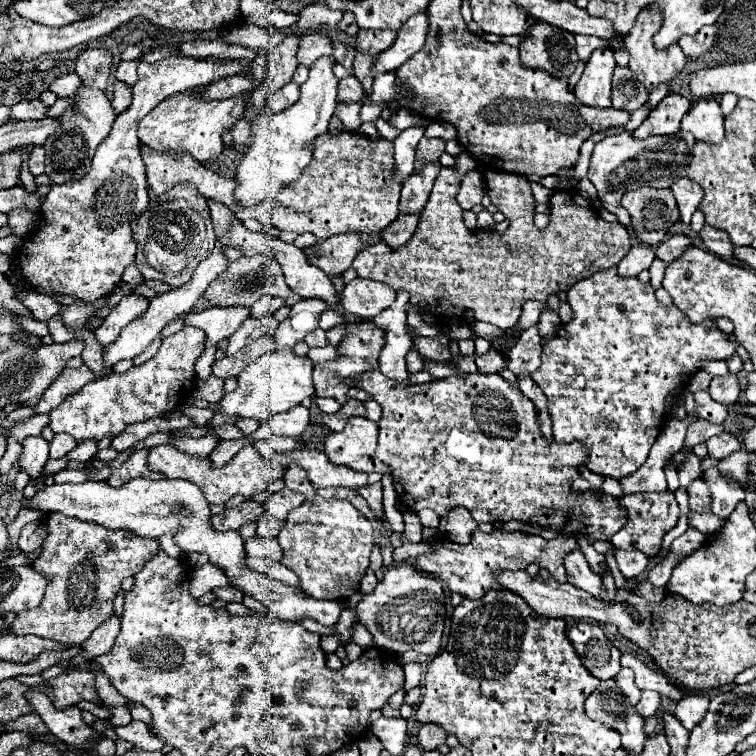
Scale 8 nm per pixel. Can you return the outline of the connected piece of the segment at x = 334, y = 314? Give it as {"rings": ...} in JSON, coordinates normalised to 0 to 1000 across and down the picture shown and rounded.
{"rings":[[[431,410],[423,418],[422,433],[433,438],[451,426],[456,426],[456,418],[451,418],[446,410]]]}

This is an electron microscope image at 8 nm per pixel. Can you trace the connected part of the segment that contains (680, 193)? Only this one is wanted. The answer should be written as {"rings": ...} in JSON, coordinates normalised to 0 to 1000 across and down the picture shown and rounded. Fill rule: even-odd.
{"rings":[[[898,235],[896,241],[888,243],[888,254],[896,262],[896,272],[901,280],[901,294],[911,296],[917,280],[922,278],[925,267],[930,265],[930,251],[925,243],[919,243],[911,235]]]}

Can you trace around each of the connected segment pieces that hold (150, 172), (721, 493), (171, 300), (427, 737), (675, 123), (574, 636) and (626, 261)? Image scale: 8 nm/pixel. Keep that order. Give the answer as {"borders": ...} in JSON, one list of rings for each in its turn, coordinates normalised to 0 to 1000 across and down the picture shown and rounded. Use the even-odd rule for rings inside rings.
{"borders":[[[[187,193],[187,206],[189,206],[189,214],[194,220],[194,241],[197,241],[197,249],[205,254],[205,257],[216,257],[221,254],[224,249],[234,246],[234,243],[242,243],[242,241],[250,241],[255,243],[266,259],[271,262],[282,262],[282,265],[290,265],[295,267],[303,278],[308,278],[313,270],[308,270],[308,249],[311,249],[311,238],[306,235],[292,235],[287,233],[284,228],[279,228],[276,222],[271,222],[266,214],[250,209],[250,206],[239,206],[239,209],[229,209],[226,204],[210,204],[210,201],[202,201],[197,198],[197,193]]],[[[946,619],[934,622],[930,635],[935,638],[935,643],[943,651],[940,677],[954,685],[962,685],[970,677],[970,672],[985,661],[985,651],[983,651],[980,640],[975,640],[972,632],[958,628]],[[933,630],[939,635],[935,635]]],[[[287,317],[287,320],[284,320],[284,328],[282,328],[282,333],[279,333],[279,339],[271,341],[271,344],[258,354],[258,360],[255,360],[255,365],[253,365],[253,370],[250,370],[247,376],[242,376],[239,381],[231,381],[231,384],[226,384],[226,386],[210,389],[208,394],[202,394],[202,397],[197,399],[194,413],[192,413],[189,418],[179,421],[173,429],[168,429],[168,431],[160,437],[160,442],[155,444],[155,450],[152,450],[149,455],[144,455],[144,458],[136,460],[136,466],[139,466],[139,481],[149,484],[149,481],[155,481],[157,476],[184,471],[184,468],[202,452],[202,447],[221,431],[221,426],[226,426],[226,423],[234,421],[237,415],[250,413],[250,410],[261,402],[261,397],[269,392],[269,386],[274,384],[274,378],[276,378],[290,362],[295,362],[295,360],[300,357],[303,344],[300,344],[295,328],[298,328],[298,323],[295,323],[292,317]]],[[[560,958],[552,976],[554,976],[554,987],[560,992],[575,992],[581,984],[589,981],[591,971],[586,963],[578,963],[575,958]]],[[[882,124],[856,153],[856,159],[837,175],[843,183],[880,180],[898,172],[901,156],[914,143],[914,135],[901,124]]],[[[761,823],[750,828],[750,844],[787,897],[806,899],[819,889],[821,862],[803,847],[790,823]]],[[[840,323],[835,325],[832,336],[819,347],[816,357],[821,360],[821,365],[843,365],[848,357],[858,354],[864,344],[866,344],[866,328]]]]}

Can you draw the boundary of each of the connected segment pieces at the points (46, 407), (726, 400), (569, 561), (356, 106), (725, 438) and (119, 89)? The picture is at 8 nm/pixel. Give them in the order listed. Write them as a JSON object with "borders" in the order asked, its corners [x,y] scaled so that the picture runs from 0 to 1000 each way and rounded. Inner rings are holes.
{"borders":[[[[86,487],[78,500],[60,516],[57,526],[52,534],[46,534],[44,540],[49,542],[49,548],[57,545],[67,545],[70,540],[75,540],[91,521],[104,519],[115,505],[126,503],[123,492],[118,492],[118,487]]],[[[970,495],[946,497],[946,500],[940,503],[938,521],[940,521],[940,526],[943,526],[946,532],[954,532],[954,534],[959,534],[959,537],[975,534],[978,521],[980,521],[980,511],[978,511],[975,497],[970,497]]],[[[761,725],[747,735],[747,754],[750,754],[750,770],[758,772],[761,778],[769,778],[779,783],[782,788],[792,788],[798,780],[795,762],[784,759],[769,725]]],[[[472,132],[472,135],[462,135],[462,138],[446,138],[446,146],[443,146],[443,153],[451,159],[451,164],[464,172],[464,175],[472,175],[478,161],[475,161],[475,146],[480,140],[480,132]]],[[[956,571],[956,574],[951,574],[951,577],[943,577],[943,579],[938,579],[933,587],[935,587],[938,603],[946,606],[946,608],[956,608],[956,606],[962,606],[967,598],[975,598],[975,595],[980,593],[978,582],[975,582],[970,574],[964,574],[964,571]]],[[[149,111],[149,119],[152,119],[152,130],[149,130],[149,146],[152,151],[163,151],[171,138],[173,138],[173,119],[165,116],[165,111]]]]}

